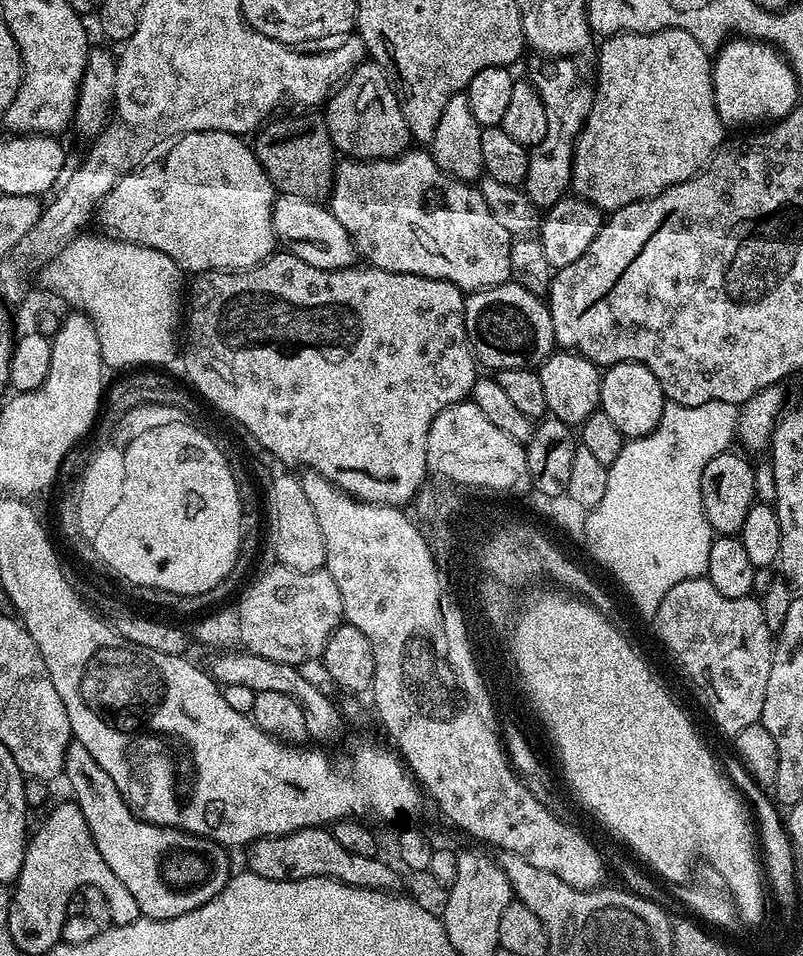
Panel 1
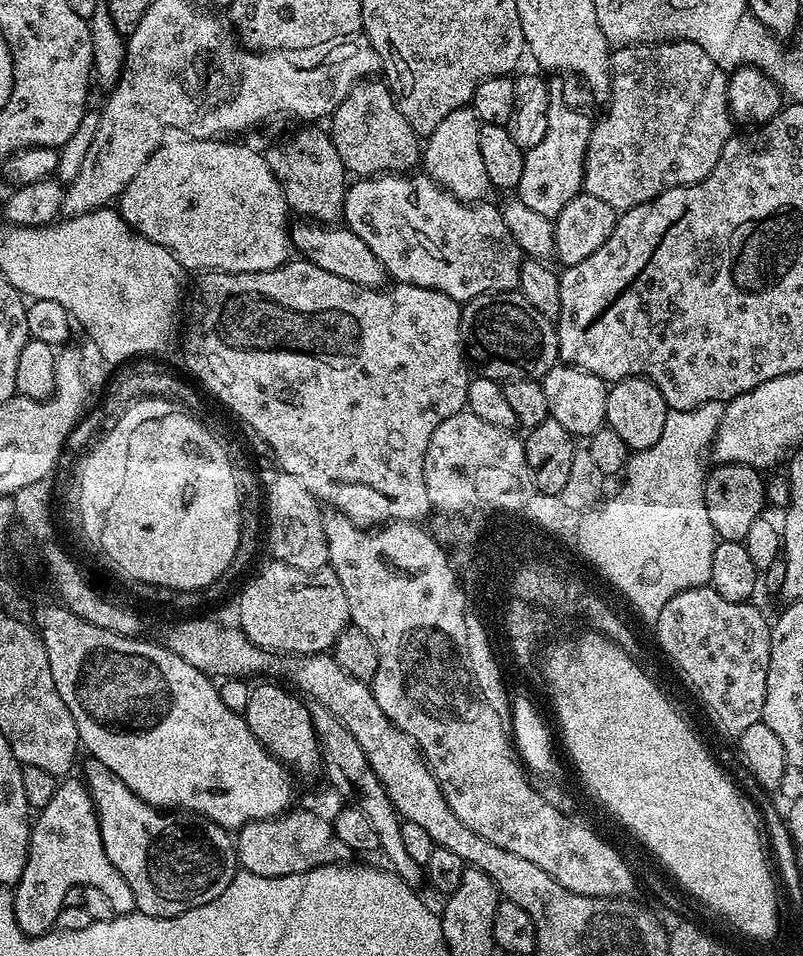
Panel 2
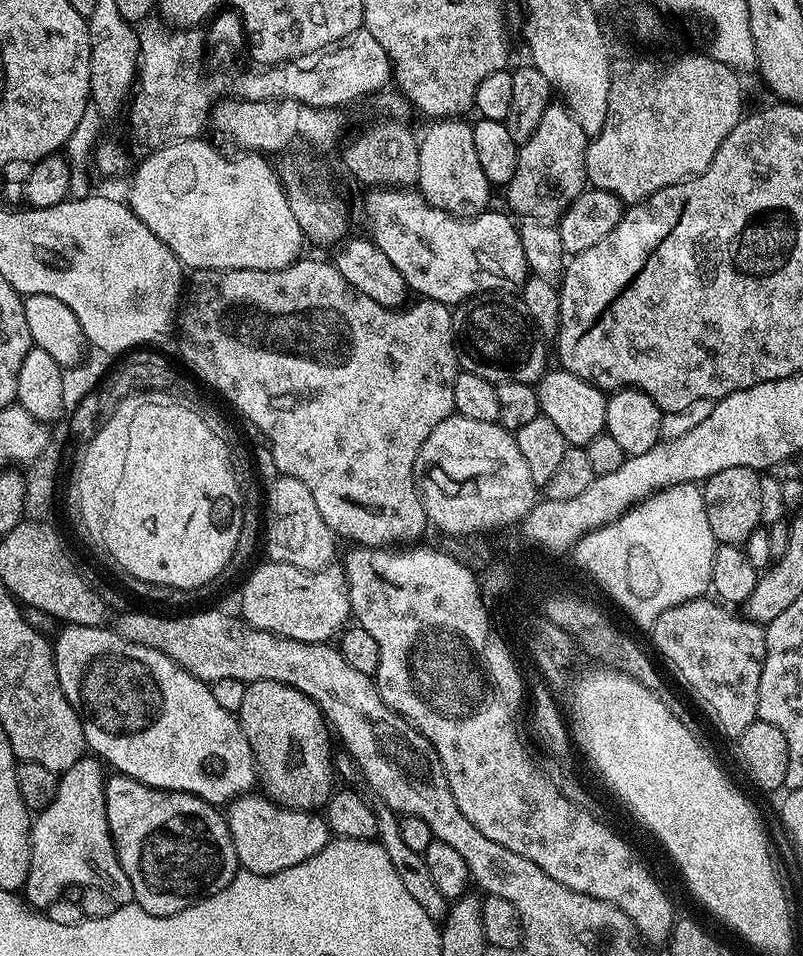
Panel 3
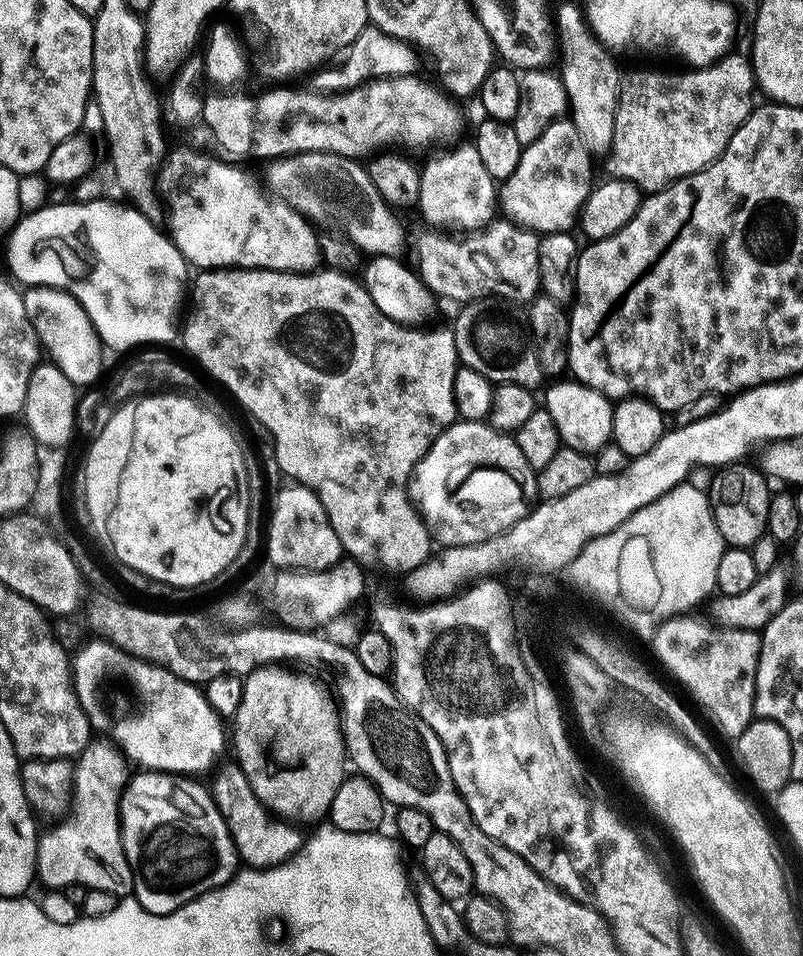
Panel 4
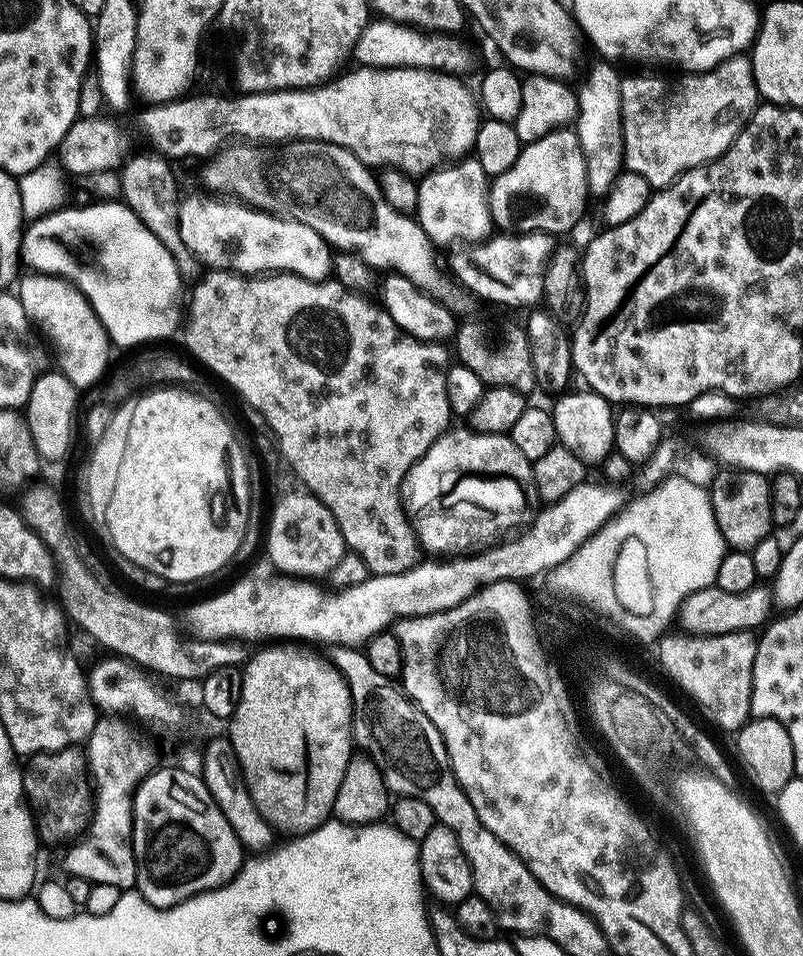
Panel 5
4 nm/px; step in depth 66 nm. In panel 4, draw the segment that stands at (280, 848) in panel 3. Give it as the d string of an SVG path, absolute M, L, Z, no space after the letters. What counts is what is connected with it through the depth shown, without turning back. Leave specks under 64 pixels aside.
M229 762L210 784L212 800L218 806L222 818L232 835L237 857L245 860L248 868L275 868L285 860L292 859L302 847L301 829L288 822L274 822L264 803L250 790L250 782L246 782L246 774L242 774L240 765Z

